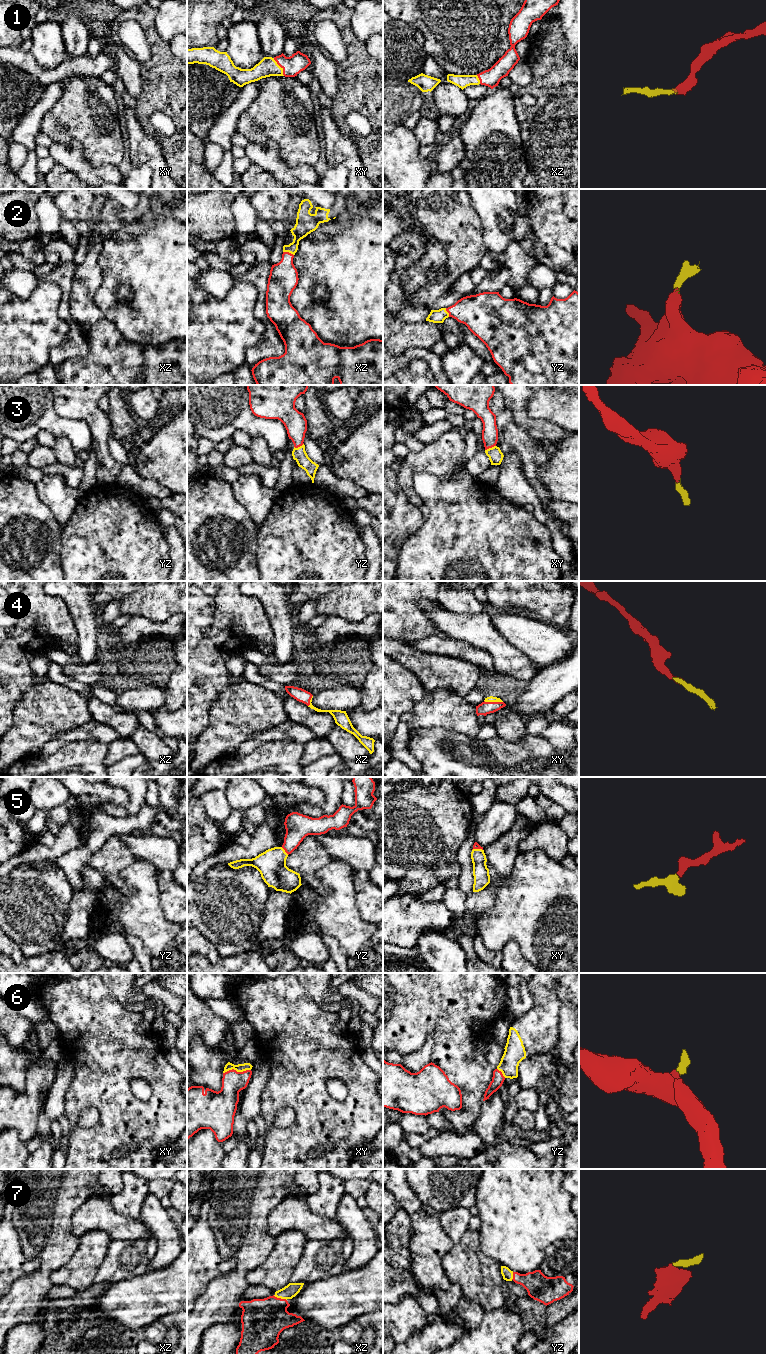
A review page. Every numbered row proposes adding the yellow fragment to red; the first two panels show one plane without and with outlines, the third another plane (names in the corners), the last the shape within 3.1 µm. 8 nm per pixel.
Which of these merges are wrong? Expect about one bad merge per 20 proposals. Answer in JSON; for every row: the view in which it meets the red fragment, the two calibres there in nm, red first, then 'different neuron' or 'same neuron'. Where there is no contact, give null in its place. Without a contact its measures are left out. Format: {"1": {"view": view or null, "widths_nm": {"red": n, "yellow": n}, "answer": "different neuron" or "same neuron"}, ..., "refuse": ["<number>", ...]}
{"1": {"view": "xy", "widths_nm": {"red": 160, "yellow": 150}, "answer": "same neuron"}, "2": {"view": "xz", "widths_nm": {"red": 240, "yellow": 140}, "answer": "same neuron"}, "3": {"view": "xy", "widths_nm": {"red": 130, "yellow": 120}, "answer": "same neuron"}, "4": {"view": "xy", "widths_nm": {"red": 100, "yellow": 50}, "answer": "same neuron"}, "5": {"view": "yz", "widths_nm": {"red": 200, "yellow": 240}, "answer": "same neuron"}, "6": {"view": "xy", "widths_nm": {"red": 190, "yellow": 60}, "answer": "same neuron"}, "7": {"view": "xz", "widths_nm": {"red": 340, "yellow": 110}, "answer": "same neuron"}, "refuse": []}

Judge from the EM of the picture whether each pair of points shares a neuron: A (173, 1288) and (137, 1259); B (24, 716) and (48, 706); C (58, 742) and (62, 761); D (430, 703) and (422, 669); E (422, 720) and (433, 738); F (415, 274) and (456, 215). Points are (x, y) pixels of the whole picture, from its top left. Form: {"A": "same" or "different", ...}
{"A": "different", "B": "same", "C": "different", "D": "different", "E": "different", "F": "different"}

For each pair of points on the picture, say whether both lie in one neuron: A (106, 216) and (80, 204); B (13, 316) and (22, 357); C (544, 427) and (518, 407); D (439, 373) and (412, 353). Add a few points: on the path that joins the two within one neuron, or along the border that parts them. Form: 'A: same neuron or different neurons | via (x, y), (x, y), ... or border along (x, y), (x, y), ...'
A: different neurons | border along (94, 199), (95, 203)
B: same neuron | via (19, 326), (20, 345), (22, 347)
C: same neuron | via (537, 424), (530, 423), (521, 414)
D: same neuron | via (435, 365), (424, 354), (420, 353)

